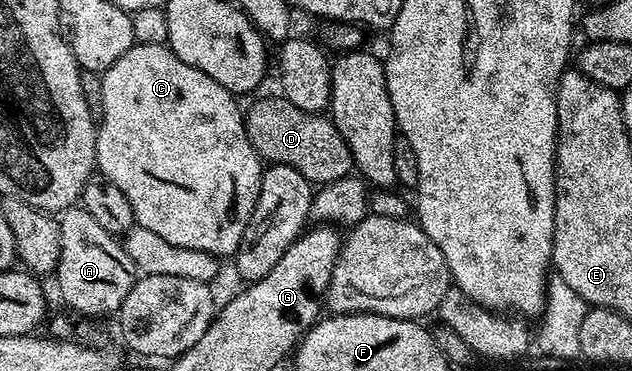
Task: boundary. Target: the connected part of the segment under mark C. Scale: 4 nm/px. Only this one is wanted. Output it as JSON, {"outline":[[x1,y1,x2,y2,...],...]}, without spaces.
{"outline":[[133,43,118,59,105,69,100,81,100,109,98,105,98,128,96,131,96,169,114,183,114,187,122,190,122,195,126,195,126,200,130,202,130,207,134,207,134,219,137,226,146,231,154,231,161,239,166,239,166,243,174,243,174,247,190,247,194,251,206,251,212,253,217,259,231,258,246,231,246,223,258,203,260,194,260,174,262,172,262,162,260,156,254,151,254,147,248,138,248,132,244,126,244,113,242,105,238,102,237,94,226,91,222,83,214,83,206,71,198,71,198,67,190,67,190,63,182,63,178,55,167,45,138,45]]}

